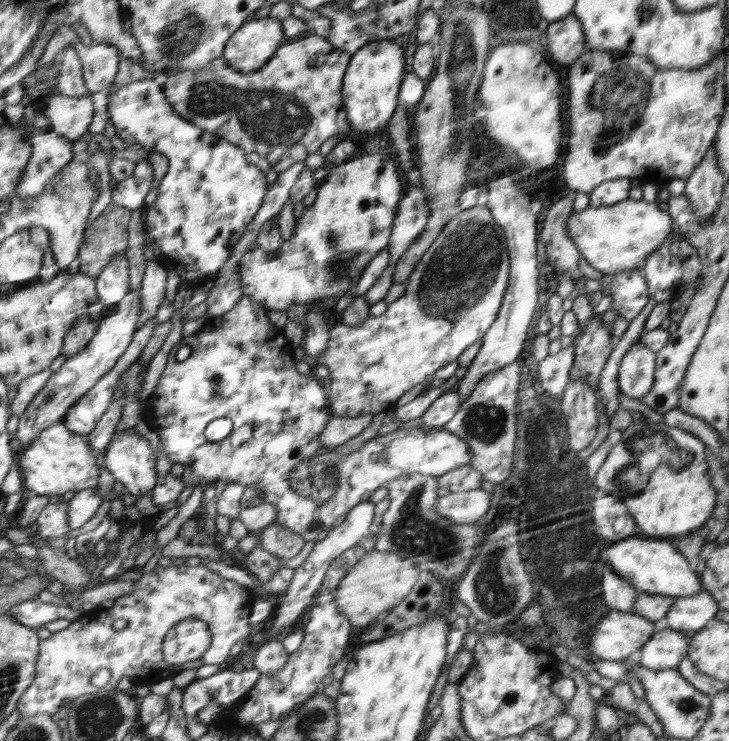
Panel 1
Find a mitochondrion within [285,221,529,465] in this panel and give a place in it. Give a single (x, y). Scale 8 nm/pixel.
(483, 422)

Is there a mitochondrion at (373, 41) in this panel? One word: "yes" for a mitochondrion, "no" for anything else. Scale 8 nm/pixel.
no

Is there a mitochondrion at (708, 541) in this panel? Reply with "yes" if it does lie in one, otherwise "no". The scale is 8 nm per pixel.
no

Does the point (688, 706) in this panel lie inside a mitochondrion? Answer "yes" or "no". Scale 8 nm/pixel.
yes

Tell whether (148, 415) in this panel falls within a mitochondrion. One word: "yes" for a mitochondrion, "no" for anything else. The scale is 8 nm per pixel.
no

